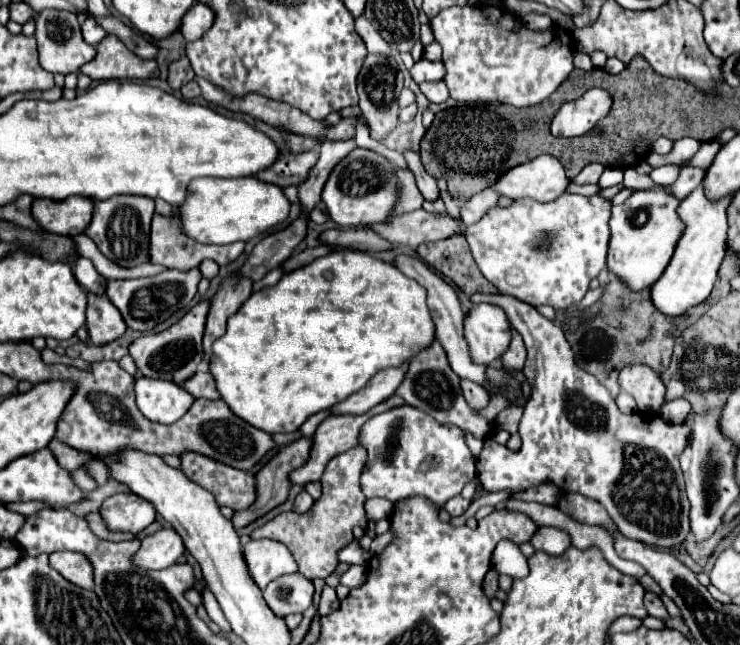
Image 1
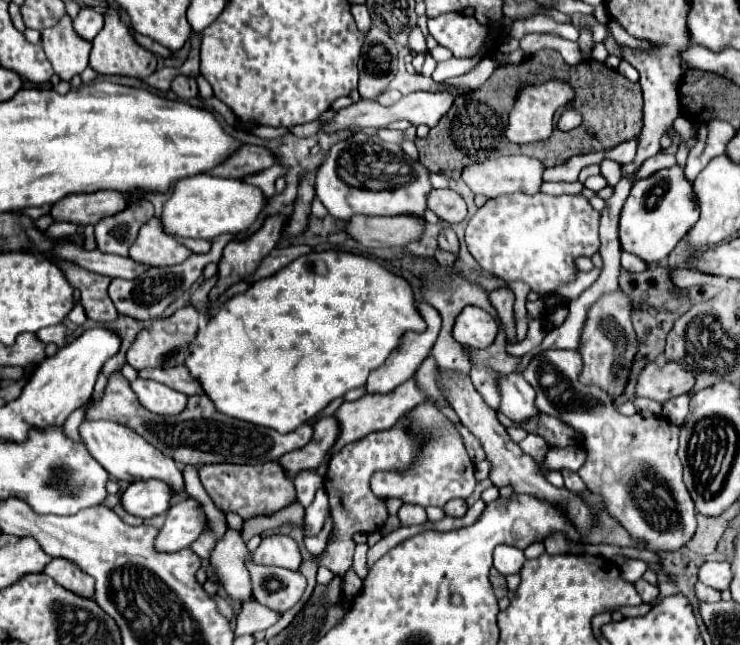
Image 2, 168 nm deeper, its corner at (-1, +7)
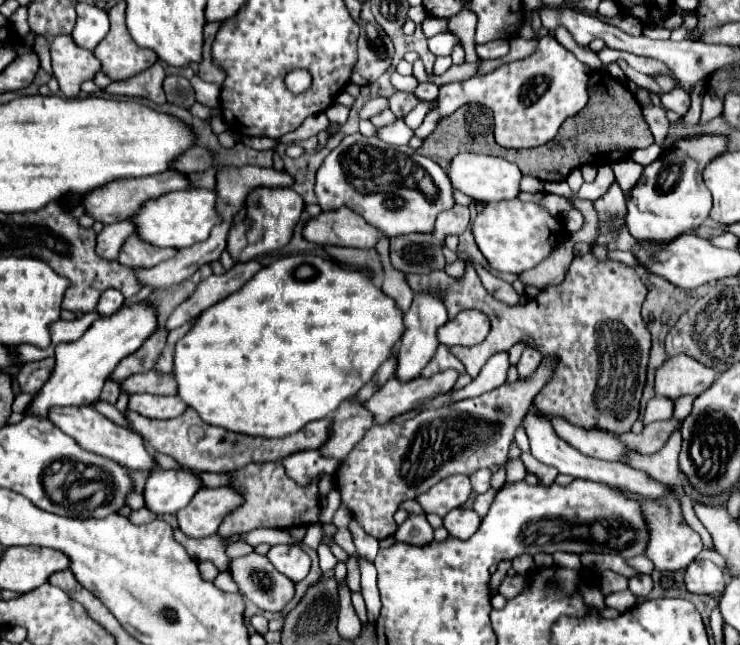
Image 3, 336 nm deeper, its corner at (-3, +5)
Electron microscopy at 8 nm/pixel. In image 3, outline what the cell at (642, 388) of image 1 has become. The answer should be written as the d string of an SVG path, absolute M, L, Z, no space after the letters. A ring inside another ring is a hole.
M673 356L655 372L655 394L665 398L679 398L685 394L699 396L715 382L715 370L703 368L689 356Z

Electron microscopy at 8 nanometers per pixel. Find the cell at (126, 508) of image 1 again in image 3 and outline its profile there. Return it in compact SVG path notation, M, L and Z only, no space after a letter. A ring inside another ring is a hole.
M159 470L147 478L145 508L155 514L175 514L191 502L201 488L199 476L189 470Z

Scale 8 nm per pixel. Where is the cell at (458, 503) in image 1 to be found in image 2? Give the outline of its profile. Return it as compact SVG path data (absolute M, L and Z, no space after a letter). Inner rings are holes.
M461 498L451 500L447 506L443 506L443 512L445 512L445 516L461 518L461 516L465 516L465 512L467 512L467 502L461 500Z

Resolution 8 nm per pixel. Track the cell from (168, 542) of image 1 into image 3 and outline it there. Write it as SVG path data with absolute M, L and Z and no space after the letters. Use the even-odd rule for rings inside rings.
M227 486L201 488L193 500L177 512L179 530L189 538L203 538L217 532L223 516L241 504L241 496Z

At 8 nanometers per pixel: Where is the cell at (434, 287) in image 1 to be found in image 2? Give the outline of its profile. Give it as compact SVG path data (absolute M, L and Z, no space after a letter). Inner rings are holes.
M507 374L499 380L501 390L501 412L517 424L527 422L529 418L537 416L539 410L535 406L535 390L525 382L521 374Z

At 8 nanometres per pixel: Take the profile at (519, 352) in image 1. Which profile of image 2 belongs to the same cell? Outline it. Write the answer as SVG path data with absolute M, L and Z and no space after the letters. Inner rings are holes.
M501 286L501 288L493 290L489 294L489 300L491 300L493 308L499 312L499 318L503 322L503 326L505 326L507 338L515 338L515 324L513 324L513 302L515 302L515 296L509 290L509 286Z

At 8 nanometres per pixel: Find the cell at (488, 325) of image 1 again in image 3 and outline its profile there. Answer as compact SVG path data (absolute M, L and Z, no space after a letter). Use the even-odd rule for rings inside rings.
M463 310L455 320L443 324L437 332L439 342L445 346L477 346L489 332L489 320L483 312Z

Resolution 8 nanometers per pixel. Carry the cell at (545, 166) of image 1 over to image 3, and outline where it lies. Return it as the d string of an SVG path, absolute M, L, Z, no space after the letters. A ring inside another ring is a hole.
M459 154L451 160L449 168L449 180L453 188L459 192L481 200L481 202L499 202L499 200L513 200L521 192L521 170L513 164L507 162L505 158L499 156L487 156L487 154Z

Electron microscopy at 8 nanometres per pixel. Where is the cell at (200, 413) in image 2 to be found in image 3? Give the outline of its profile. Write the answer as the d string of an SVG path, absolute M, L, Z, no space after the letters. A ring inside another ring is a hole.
M187 408L179 418L171 418L171 420L151 420L151 418L139 416L133 410L127 410L125 418L129 426L143 436L145 444L151 450L175 458L183 468L193 472L231 472L251 462L277 462L293 452L319 448L327 440L327 428L331 422L329 418L323 418L307 424L307 430L299 430L291 436L263 438L263 436L233 432L221 426L209 426L207 422L201 420L201 416L193 408Z

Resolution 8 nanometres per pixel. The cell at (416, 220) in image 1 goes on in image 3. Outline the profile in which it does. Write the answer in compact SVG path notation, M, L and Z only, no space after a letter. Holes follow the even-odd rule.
M339 208L335 212L323 212L311 218L303 228L303 236L309 242L329 246L351 246L351 248L375 248L385 234L367 224L363 216L351 212L351 208Z

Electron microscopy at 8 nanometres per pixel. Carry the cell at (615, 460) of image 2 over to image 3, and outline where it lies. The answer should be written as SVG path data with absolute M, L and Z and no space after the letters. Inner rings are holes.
M663 484L663 488L665 488L665 494L659 500L651 500L647 496L639 496L637 492L629 492L629 490L619 490L619 488L613 488L613 490L621 492L627 498L633 498L633 500L641 502L643 520L645 520L647 530L649 530L649 542L647 542L645 556L655 564L655 568L659 572L675 572L675 570L687 568L697 558L697 554L703 548L703 542L701 542L699 534L685 522L683 510L681 510L681 500L677 498L675 490L665 486L665 484Z

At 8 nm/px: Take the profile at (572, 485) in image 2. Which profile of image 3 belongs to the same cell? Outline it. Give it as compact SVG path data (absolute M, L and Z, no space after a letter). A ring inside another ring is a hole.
M523 452L523 454L521 454L521 460L523 460L525 468L527 468L529 472L533 472L543 484L551 484L551 482L555 480L557 468L551 468L551 466L547 466L547 464L541 464L539 460L535 460L535 456L533 456L531 452Z

